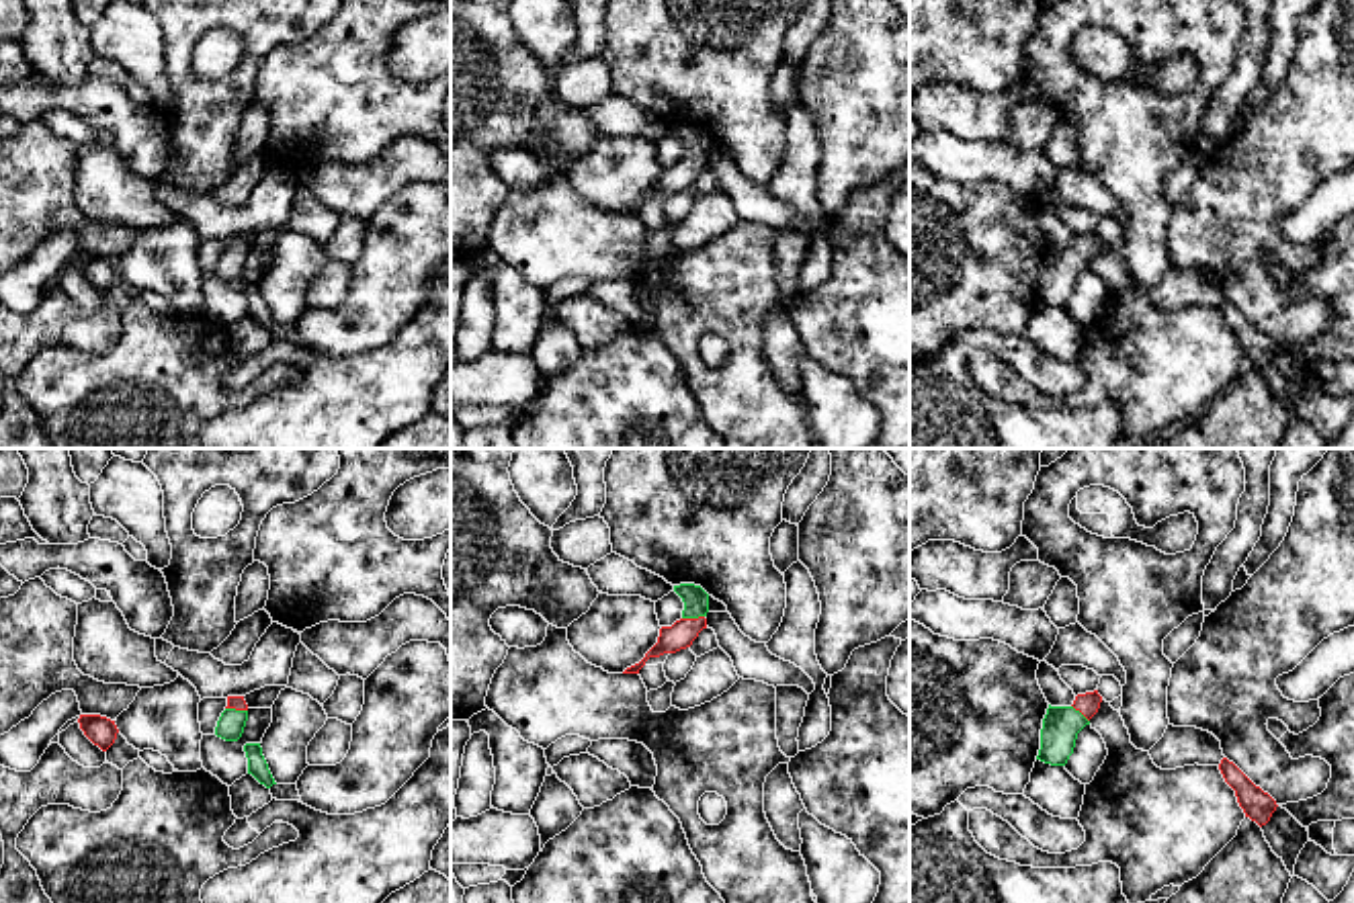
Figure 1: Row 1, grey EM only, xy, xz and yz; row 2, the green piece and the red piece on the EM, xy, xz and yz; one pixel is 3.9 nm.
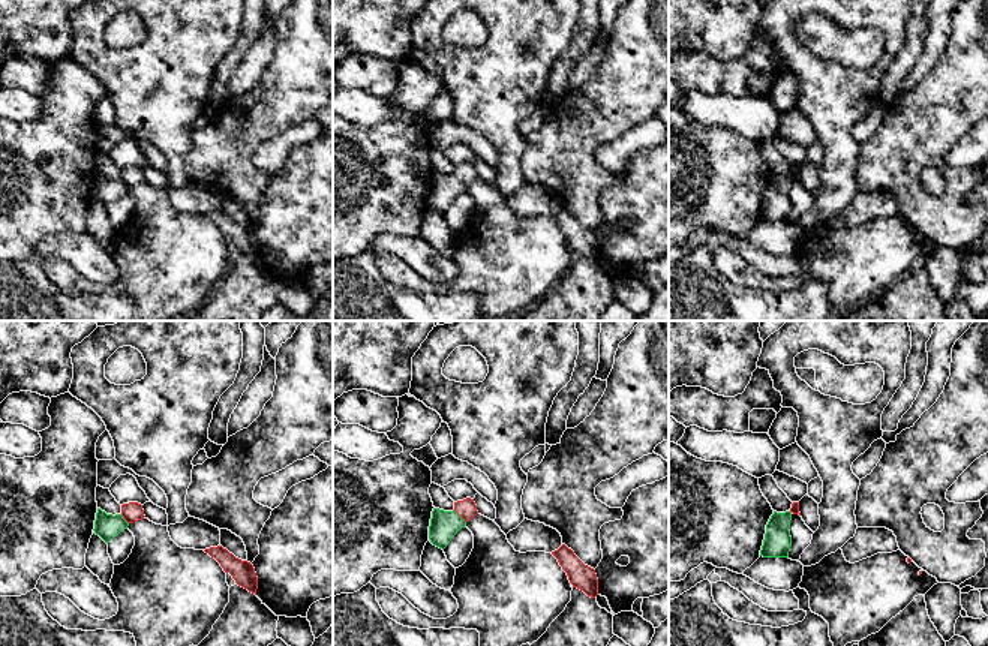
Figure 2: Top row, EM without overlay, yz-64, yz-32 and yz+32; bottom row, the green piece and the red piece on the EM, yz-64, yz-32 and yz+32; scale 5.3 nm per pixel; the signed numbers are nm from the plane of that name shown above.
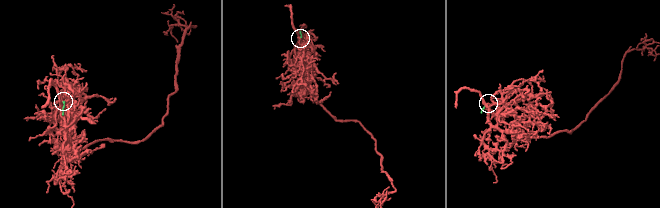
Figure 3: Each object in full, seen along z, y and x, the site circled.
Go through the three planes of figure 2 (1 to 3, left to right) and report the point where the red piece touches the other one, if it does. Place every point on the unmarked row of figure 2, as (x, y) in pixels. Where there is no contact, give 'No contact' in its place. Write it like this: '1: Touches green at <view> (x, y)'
1: Touches green at yz-64 (123, 183)
2: Touches green at yz-32 (459, 180)
3: No contact

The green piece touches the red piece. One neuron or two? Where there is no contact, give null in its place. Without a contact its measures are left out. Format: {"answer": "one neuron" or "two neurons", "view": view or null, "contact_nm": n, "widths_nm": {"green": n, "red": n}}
{"answer": "one neuron", "view": "xy", "contact_nm": 90, "widths_nm": {"green": 110, "red": 60}}

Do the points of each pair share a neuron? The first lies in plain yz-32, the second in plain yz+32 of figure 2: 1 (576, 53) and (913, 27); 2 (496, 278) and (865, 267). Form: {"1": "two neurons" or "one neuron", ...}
{"1": "one neuron", "2": "one neuron"}

